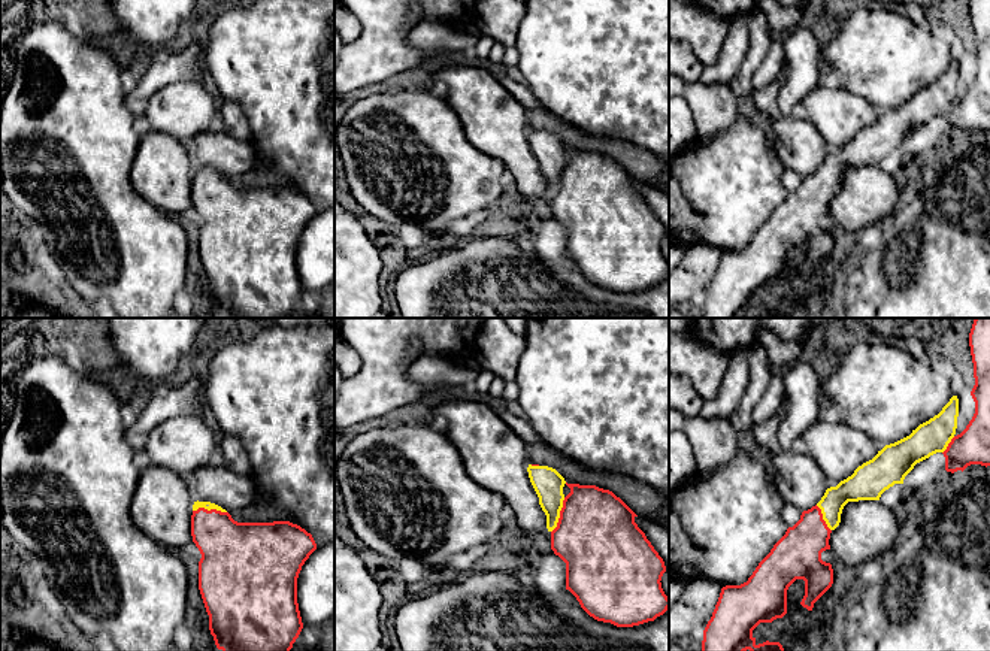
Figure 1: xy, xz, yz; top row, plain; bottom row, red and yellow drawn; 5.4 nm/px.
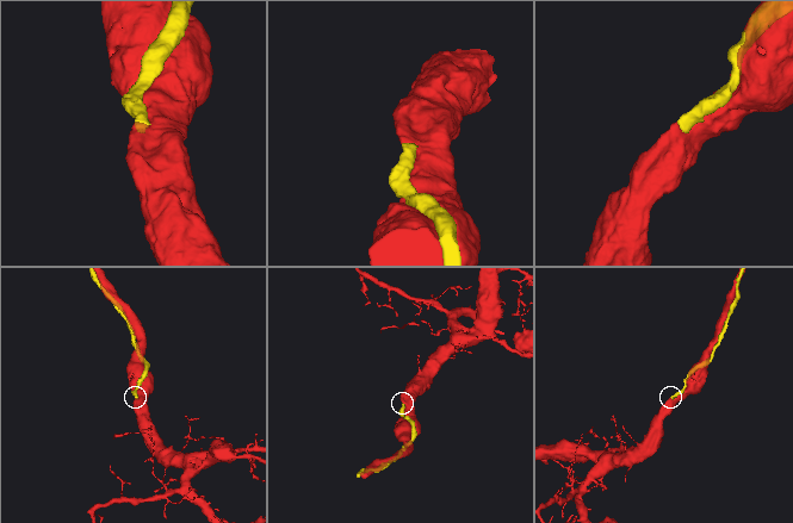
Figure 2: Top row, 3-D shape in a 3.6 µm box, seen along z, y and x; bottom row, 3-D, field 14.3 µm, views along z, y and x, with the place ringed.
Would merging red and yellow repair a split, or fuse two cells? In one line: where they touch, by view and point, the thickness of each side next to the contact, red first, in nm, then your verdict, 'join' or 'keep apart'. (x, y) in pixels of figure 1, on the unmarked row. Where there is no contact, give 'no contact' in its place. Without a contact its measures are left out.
xz (560, 181) | 440/160 nm | join

